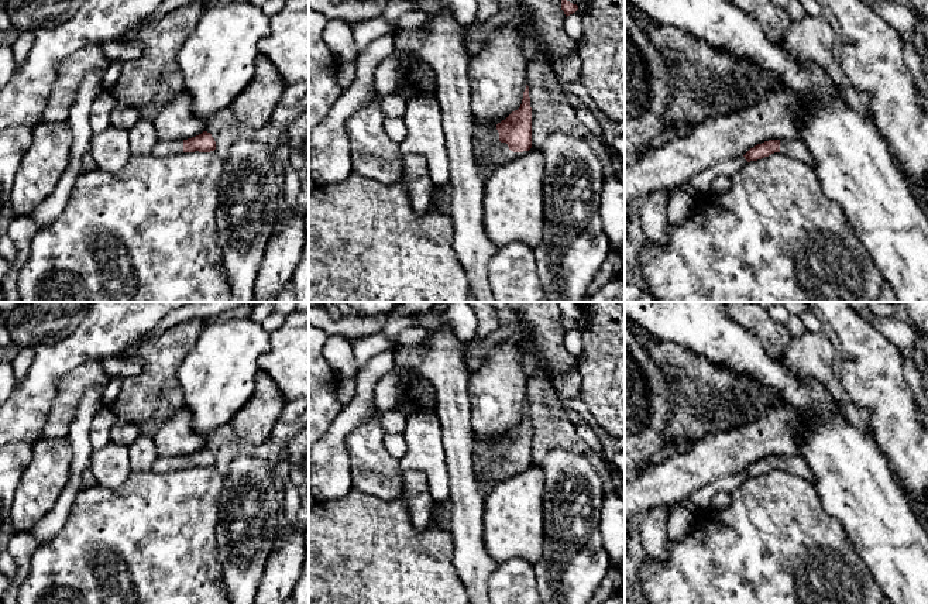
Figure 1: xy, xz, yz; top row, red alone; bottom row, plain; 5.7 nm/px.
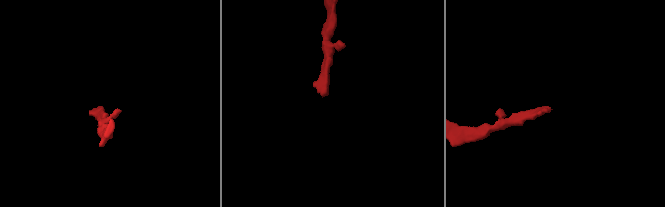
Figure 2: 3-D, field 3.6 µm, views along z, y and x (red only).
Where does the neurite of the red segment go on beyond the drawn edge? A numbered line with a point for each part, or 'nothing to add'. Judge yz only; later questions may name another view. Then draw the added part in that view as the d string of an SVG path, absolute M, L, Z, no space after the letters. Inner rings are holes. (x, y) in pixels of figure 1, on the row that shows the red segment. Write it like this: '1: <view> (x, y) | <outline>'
1: yz (796, 148) | M801 138L780 140L780 152L814 168L814 157Z

